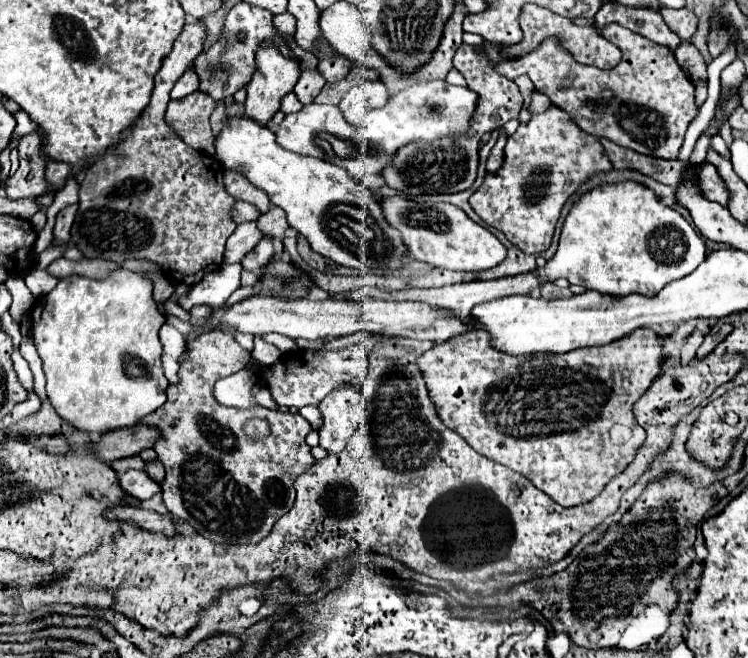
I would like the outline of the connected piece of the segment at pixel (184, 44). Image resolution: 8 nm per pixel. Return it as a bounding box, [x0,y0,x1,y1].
[72,19,236,285]

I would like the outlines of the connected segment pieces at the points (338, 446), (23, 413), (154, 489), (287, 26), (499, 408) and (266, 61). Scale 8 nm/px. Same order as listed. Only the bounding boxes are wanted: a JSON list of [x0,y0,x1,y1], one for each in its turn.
[[318,387,366,455],[12,393,41,422],[120,471,160,501],[274,13,296,37],[416,329,664,507],[244,43,300,127]]

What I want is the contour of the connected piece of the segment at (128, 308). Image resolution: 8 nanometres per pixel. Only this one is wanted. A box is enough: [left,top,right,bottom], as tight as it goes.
[32,269,168,435]

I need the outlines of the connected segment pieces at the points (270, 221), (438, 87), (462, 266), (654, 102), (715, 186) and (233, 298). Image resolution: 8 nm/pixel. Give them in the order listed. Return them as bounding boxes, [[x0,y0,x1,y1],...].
[[256,207,290,241],[276,81,478,179],[382,197,506,271],[496,25,698,159],[698,163,730,207],[224,287,260,307]]

